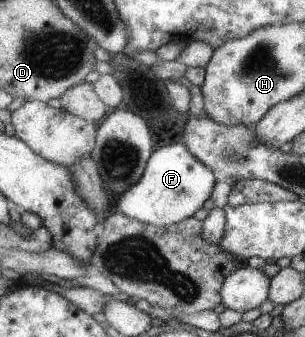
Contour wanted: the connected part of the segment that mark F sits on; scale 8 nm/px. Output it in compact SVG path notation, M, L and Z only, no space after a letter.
M184 141L161 147L149 159L146 173L124 195L114 198L114 210L142 223L174 226L195 216L210 199L218 175L202 163Z

